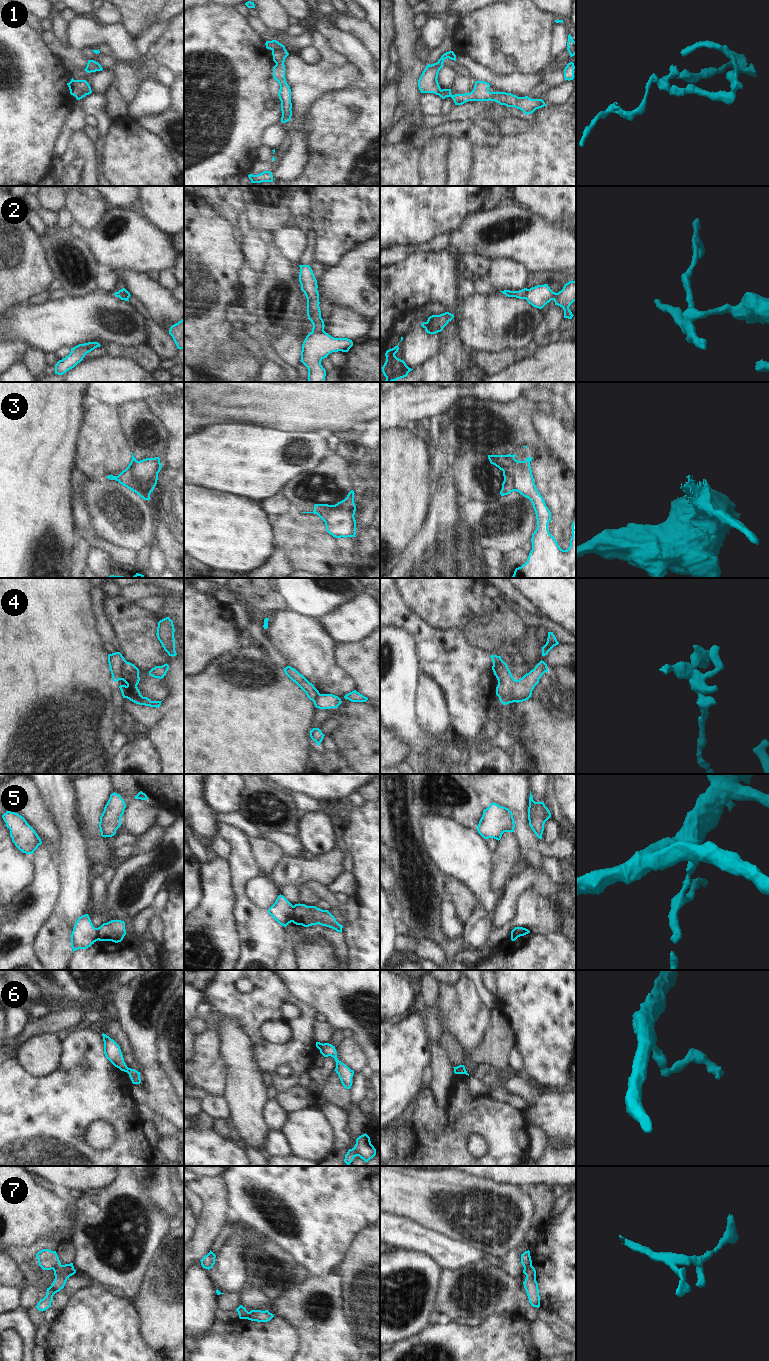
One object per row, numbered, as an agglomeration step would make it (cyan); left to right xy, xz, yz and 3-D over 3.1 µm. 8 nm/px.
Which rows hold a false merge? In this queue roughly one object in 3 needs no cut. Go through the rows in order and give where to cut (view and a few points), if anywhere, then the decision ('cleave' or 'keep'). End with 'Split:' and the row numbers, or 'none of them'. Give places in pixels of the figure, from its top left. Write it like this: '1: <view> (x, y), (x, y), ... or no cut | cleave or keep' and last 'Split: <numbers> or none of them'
1: xz (284, 47), (272, 50) | cleave
2: xz (323, 330), (312, 332) | cleave
3: yz (530, 457), (526, 464), (513, 467), (516, 490) | cleave
4: xy (125, 660), (122, 665), (122, 675), (119, 679) | cleave
5: xz (294, 906), (291, 921) | cleave
6: xy (128, 1068), (125, 1071) | cleave
7: xz (253, 1310), (246, 1318) | cleave
Split: 1, 2, 3, 4, 5, 6, 7

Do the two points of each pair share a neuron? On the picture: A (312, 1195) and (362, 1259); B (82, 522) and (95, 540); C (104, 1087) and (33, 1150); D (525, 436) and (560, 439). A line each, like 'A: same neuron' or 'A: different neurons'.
A: different neurons
B: same neuron
C: same neuron
D: different neurons

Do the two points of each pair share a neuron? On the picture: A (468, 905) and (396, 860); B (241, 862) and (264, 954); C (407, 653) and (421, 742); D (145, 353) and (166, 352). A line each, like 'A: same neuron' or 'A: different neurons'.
A: different neurons
B: same neuron
C: same neuron
D: different neurons

